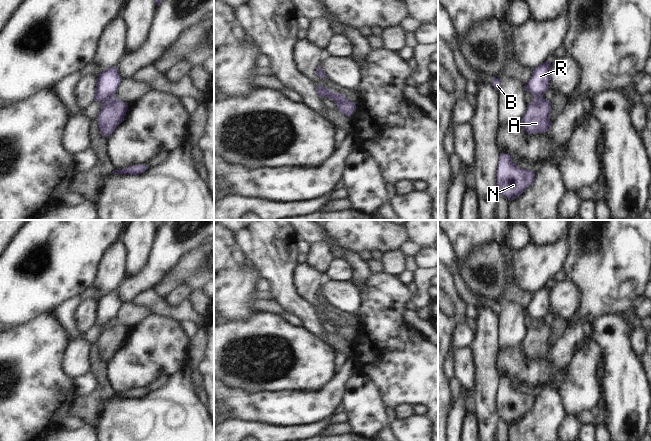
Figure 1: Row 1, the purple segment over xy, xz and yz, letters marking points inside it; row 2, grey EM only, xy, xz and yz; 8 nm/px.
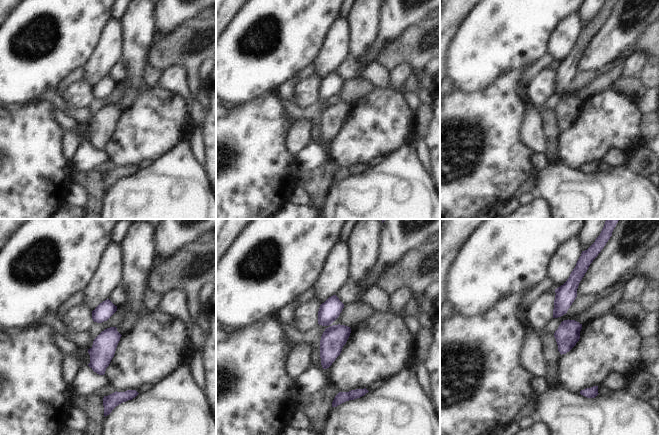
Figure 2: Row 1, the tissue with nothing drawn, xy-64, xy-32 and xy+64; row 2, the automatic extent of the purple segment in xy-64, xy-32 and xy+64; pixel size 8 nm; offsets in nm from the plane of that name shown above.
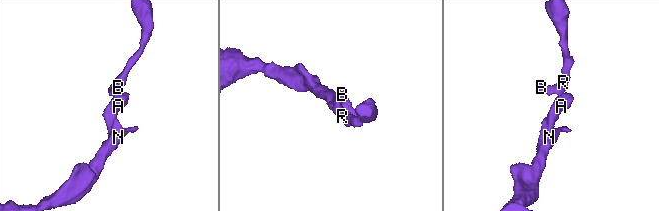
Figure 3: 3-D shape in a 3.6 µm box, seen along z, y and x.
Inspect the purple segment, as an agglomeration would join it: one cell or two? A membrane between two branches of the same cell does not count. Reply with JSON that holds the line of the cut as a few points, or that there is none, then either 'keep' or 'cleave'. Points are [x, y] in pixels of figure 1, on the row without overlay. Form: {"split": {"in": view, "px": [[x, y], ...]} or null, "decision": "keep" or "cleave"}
{"split": {"in": "xy", "px": [[112, 321], [104, 327]]}, "decision": "cleave"}

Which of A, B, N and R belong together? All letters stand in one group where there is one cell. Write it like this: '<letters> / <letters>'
A N / B R

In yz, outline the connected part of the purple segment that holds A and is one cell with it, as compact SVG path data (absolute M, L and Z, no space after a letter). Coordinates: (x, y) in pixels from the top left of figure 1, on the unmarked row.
M541 322L535 323L527 329L527 334L522 342L522 350L528 358L539 358L549 355L551 326Z

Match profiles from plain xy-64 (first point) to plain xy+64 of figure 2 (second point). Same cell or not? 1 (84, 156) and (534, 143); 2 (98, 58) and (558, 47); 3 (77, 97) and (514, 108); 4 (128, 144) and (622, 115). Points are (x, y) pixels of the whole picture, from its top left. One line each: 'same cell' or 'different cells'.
1: different cells
2: same cell
3: different cells
4: same cell

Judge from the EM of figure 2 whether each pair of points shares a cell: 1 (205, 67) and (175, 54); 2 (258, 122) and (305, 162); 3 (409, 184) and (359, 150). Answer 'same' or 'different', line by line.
1: different
2: different
3: different

